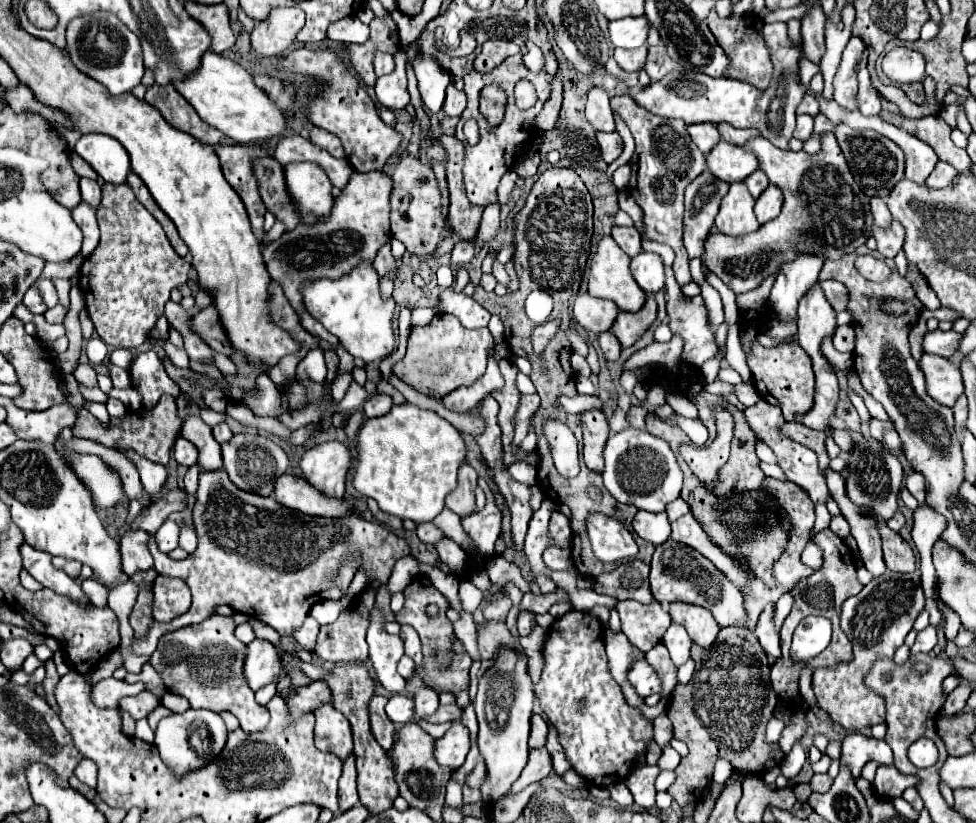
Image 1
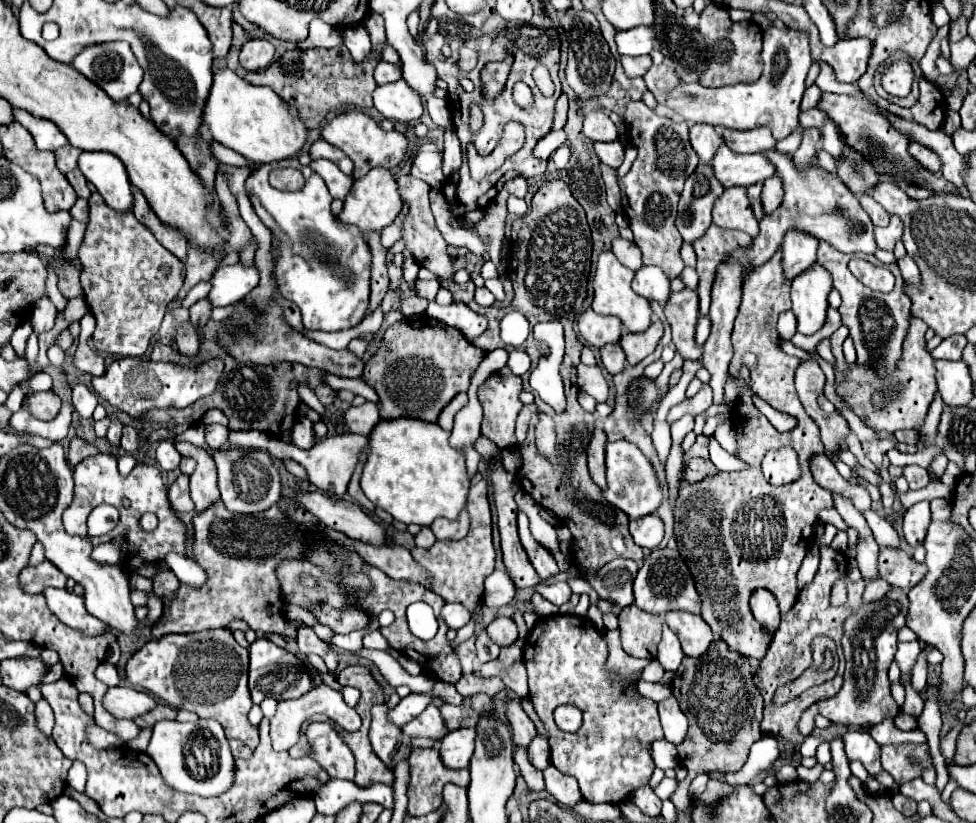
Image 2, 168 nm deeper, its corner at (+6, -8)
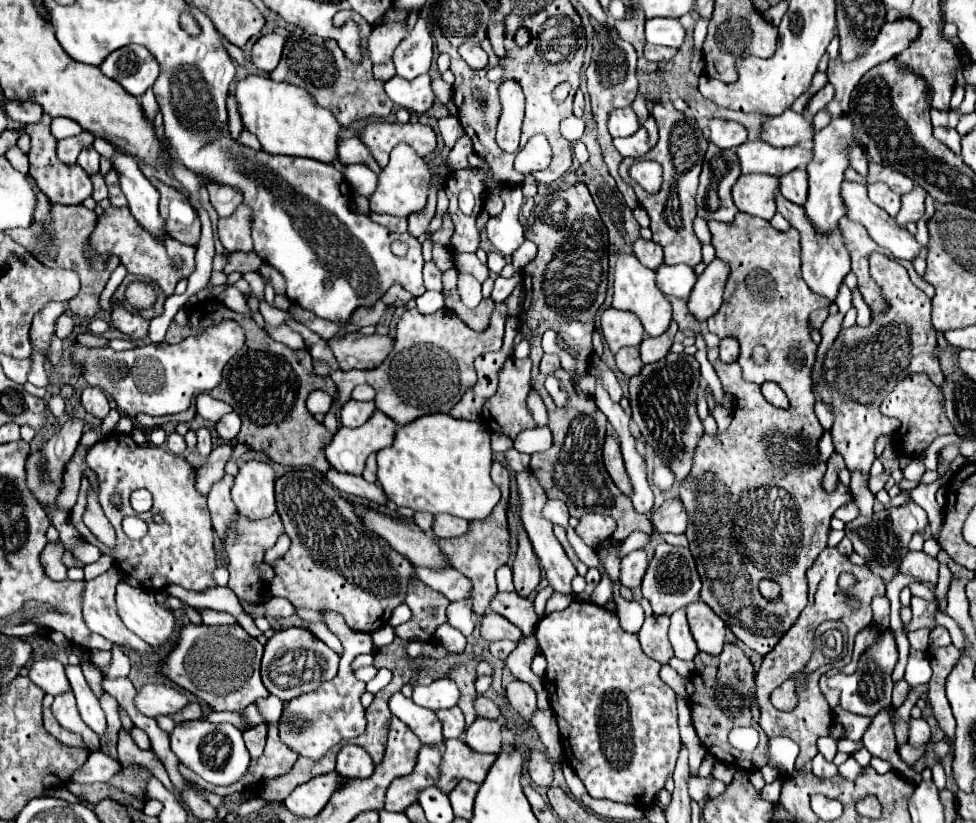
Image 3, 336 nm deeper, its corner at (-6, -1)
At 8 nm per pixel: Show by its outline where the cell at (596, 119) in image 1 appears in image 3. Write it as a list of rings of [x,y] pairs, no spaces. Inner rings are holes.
[[[622,107],[612,111],[608,119],[608,129],[612,137],[630,137],[640,129],[640,121],[630,107]]]

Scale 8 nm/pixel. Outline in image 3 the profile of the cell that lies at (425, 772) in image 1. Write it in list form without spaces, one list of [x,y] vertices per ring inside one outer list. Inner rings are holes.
[[[448,739],[444,743],[440,779],[436,783],[438,789],[450,793],[460,779],[468,779],[474,783],[482,783],[496,761],[494,753],[476,753],[460,739]]]

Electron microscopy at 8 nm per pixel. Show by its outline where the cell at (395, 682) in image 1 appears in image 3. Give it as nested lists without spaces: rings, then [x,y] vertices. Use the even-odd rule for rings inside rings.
[[[402,693],[392,695],[390,711],[420,737],[422,745],[440,747],[446,741],[442,735],[442,723],[438,721],[436,713],[416,705],[412,699],[406,699]]]

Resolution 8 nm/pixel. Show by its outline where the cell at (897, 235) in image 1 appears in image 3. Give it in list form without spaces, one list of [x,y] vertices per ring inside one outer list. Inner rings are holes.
[[[916,185],[910,193],[902,195],[902,209],[896,217],[896,221],[900,225],[906,225],[908,221],[918,221],[922,215],[924,215],[924,201],[926,201],[926,191]]]

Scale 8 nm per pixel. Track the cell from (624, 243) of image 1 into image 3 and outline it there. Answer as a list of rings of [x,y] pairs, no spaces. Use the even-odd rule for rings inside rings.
[[[638,239],[634,243],[634,255],[638,257],[638,261],[642,265],[646,265],[648,269],[656,271],[664,261],[662,261],[662,247],[654,241],[646,241],[646,239]]]

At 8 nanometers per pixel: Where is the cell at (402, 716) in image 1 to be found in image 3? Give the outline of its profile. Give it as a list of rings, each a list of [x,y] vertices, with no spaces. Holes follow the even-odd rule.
[[[444,677],[444,679],[432,681],[430,685],[416,685],[412,699],[416,705],[428,707],[432,711],[448,709],[448,707],[458,705],[460,689],[450,677]]]

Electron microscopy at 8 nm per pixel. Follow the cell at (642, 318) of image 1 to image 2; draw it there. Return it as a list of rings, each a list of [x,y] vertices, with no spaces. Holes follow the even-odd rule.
[[[652,316],[652,324],[646,332],[640,332],[640,334],[626,332],[626,334],[622,334],[618,344],[622,346],[628,364],[638,364],[642,358],[646,358],[656,348],[658,340],[662,338],[662,332],[664,332],[662,322],[656,316]]]

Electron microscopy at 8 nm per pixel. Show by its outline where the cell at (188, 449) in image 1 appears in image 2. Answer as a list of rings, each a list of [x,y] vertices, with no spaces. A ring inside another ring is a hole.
[[[164,440],[156,448],[156,460],[158,460],[160,468],[164,468],[164,470],[176,470],[178,464],[180,464],[180,460],[182,460],[182,456],[178,454],[178,450],[174,448],[172,442]]]

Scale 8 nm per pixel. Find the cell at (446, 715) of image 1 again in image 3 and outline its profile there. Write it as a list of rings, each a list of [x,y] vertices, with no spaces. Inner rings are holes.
[[[478,695],[474,707],[476,707],[476,711],[478,711],[480,717],[486,717],[486,719],[500,719],[502,717],[498,705],[492,699],[484,697],[484,695]]]

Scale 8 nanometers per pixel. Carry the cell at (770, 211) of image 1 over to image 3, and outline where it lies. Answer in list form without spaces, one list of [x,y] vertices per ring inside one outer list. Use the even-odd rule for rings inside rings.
[[[802,169],[790,171],[780,179],[780,191],[788,201],[802,205],[808,195],[808,173]]]

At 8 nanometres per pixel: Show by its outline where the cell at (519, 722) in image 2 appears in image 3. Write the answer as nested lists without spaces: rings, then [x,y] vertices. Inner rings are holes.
[[[512,681],[506,687],[506,697],[510,701],[510,705],[524,717],[530,719],[532,713],[536,711],[536,693],[532,689],[532,685],[524,683],[524,681]]]

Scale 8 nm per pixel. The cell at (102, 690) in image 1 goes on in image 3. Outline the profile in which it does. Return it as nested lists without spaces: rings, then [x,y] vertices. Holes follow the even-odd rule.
[[[154,683],[154,685],[144,685],[136,693],[136,707],[148,715],[148,717],[160,717],[160,715],[174,715],[182,711],[186,705],[190,705],[190,697],[172,685],[164,683]]]

